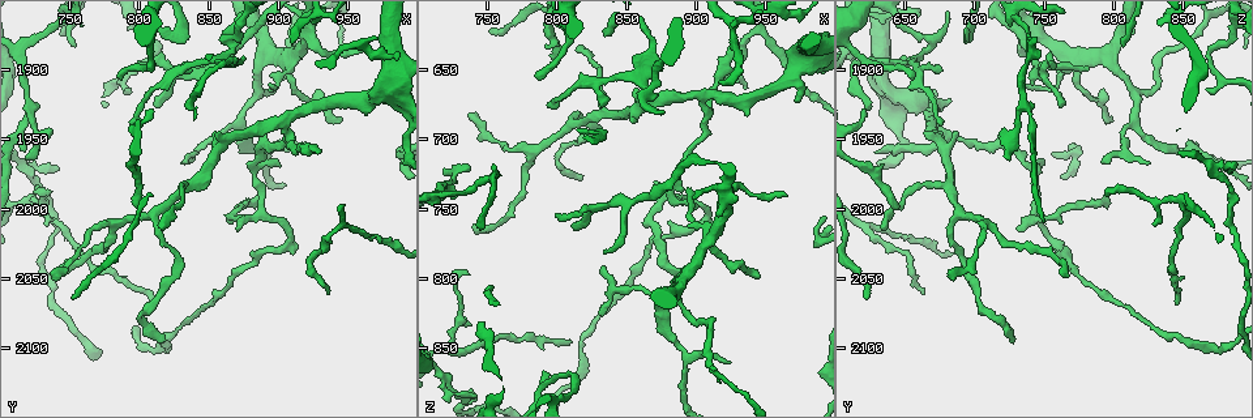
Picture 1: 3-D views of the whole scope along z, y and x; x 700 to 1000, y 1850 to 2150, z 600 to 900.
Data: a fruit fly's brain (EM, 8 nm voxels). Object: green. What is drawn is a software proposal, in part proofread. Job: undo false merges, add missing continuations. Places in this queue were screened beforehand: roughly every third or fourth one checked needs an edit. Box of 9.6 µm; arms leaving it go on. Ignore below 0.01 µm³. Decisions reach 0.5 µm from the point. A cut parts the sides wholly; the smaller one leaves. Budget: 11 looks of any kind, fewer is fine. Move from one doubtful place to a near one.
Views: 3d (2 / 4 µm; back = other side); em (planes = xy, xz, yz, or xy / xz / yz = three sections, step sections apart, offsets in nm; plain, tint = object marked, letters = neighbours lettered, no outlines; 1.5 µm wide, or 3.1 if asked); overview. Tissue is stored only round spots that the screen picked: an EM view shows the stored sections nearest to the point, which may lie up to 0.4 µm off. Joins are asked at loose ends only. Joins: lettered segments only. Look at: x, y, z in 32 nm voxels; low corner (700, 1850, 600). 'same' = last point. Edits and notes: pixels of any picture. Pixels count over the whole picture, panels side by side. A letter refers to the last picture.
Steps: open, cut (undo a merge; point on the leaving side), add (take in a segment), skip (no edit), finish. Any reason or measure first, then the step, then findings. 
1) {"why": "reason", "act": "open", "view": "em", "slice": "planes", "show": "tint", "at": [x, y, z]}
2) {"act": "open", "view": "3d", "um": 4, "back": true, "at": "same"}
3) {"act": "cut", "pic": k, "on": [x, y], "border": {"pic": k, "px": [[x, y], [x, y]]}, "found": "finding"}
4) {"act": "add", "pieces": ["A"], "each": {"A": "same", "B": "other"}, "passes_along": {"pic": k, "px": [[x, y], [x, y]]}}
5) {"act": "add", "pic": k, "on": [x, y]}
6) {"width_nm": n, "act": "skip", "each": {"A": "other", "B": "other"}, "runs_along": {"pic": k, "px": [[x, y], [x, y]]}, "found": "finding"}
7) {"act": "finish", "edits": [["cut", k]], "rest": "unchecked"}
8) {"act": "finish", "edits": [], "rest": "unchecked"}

{"why": "tapers out", "act": "open", "view": "em", "um": 3.1, "slice": "yz", "step": 8, "show": "letters", "at": [736, 2046, 682]}

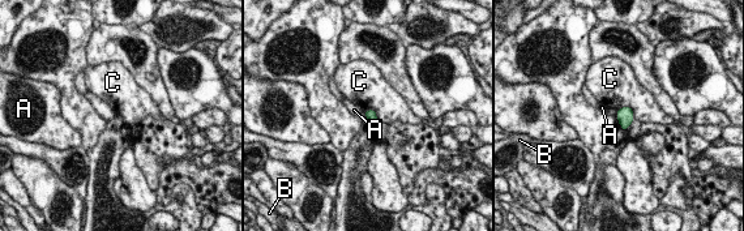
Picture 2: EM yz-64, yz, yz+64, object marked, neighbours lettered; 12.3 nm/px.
{"longest_contact_nm": ["C", 240], "act": "skip", "each": {"A": "other", "B": "other", "C": "other"}, "border": {"pic": 2, "px": [[619, 108], [629, 107], [633, 119]]}, "found": "no lettered segment goes on from it"}

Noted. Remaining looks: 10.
{"why": "free end", "act": "open", "view": "3d", "um": 4, "at": [810, 1930, 620]}

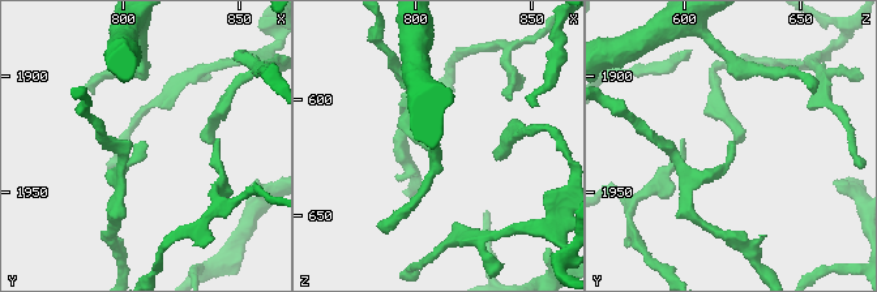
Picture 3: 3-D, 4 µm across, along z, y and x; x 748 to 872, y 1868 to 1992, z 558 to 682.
{"why": "now the EM", "act": "open", "view": "em", "slice": "planes", "show": "letters", "at": [809, 1929, 622]}

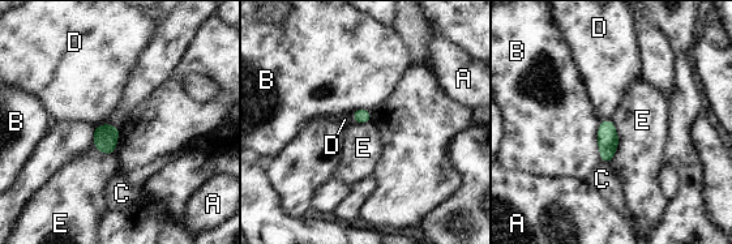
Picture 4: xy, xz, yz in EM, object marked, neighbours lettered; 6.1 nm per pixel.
{"act": "skip", "each": {"A": "other", "B": "other", "C": "other", "D": "other", "E": "other"}, "border": {"pic": 4, "px": [[612, 120], [619, 140]]}, "found": "none of them fits"}

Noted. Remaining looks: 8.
{"why": "an open end", "act": "open", "view": "em", "slice": "planes", "show": "letters", "at": [832, 1966, 790]}

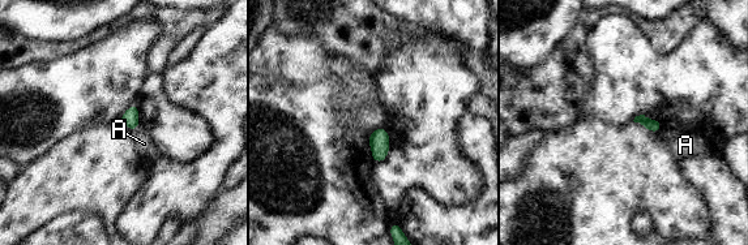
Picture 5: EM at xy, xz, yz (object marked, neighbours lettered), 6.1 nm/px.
{"act": "skip", "each": {"A": "other"}, "border": {"pic": 5, "px": [[131, 129], [137, 130]]}, "found": "no lettered segment goes on from it"}

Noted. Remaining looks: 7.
{"why": "free end", "act": "open", "view": "em", "slice": "planes", "show": "letters", "at": [872, 2014, 730]}

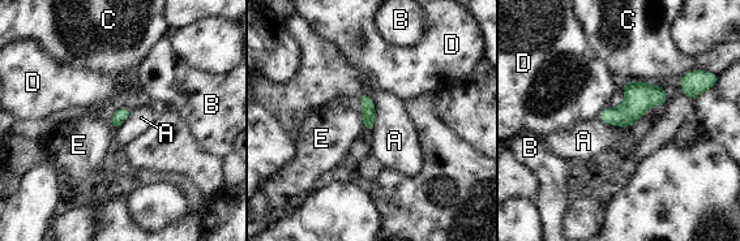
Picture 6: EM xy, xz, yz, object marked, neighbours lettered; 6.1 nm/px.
{"act": "skip", "each": {"A": "other", "B": "other", "C": "other", "D": "other", "E": "other"}, "border": {"pic": 6, "px": [[362, 93], [375, 107], [371, 132]]}, "found": "none of them fits"}

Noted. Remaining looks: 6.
{"act": "finish", "edits": [], "rest": "unchecked"}

